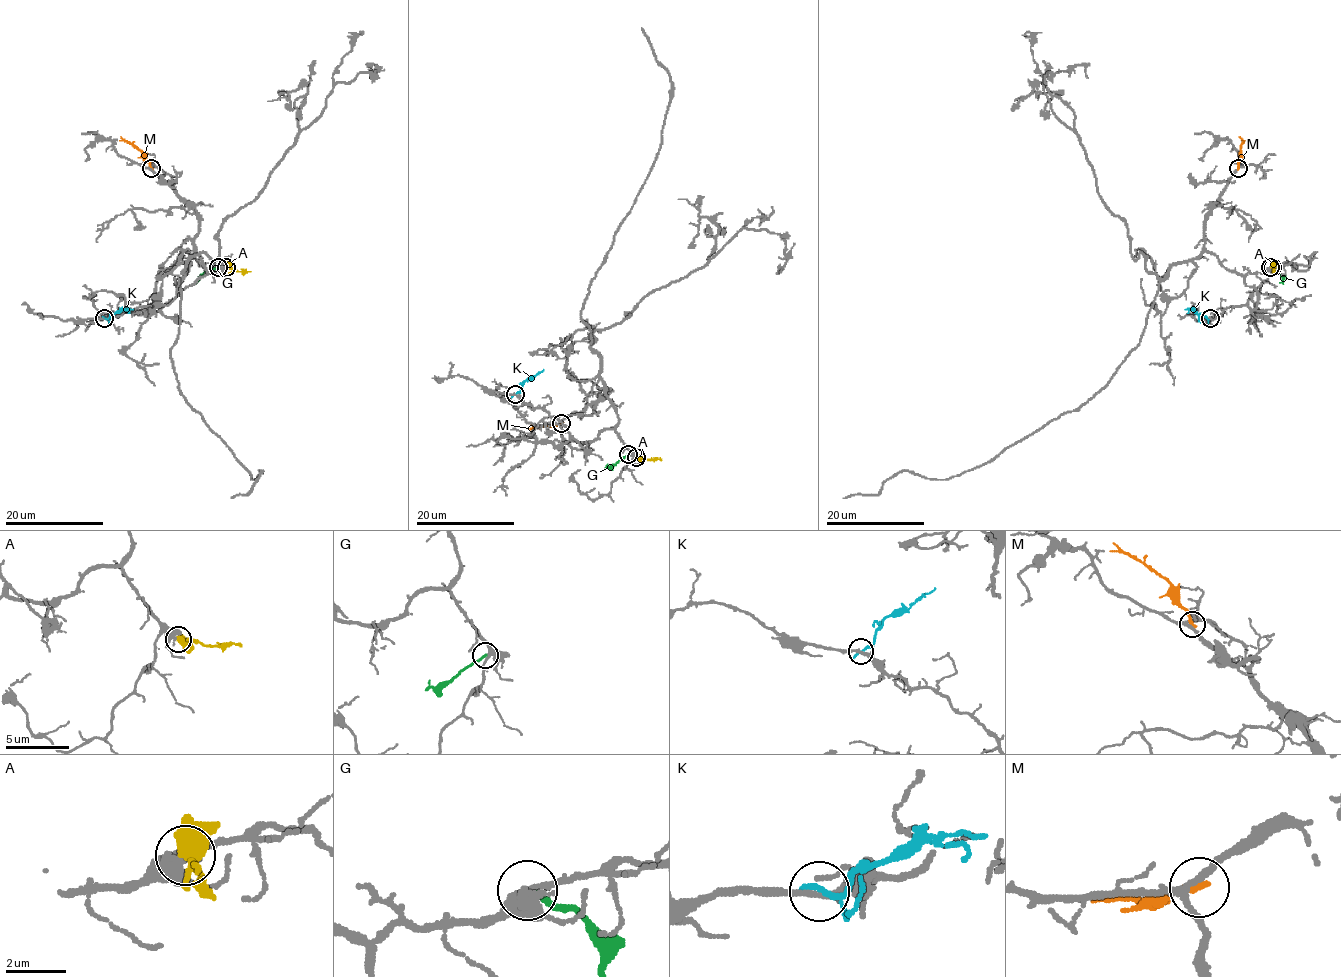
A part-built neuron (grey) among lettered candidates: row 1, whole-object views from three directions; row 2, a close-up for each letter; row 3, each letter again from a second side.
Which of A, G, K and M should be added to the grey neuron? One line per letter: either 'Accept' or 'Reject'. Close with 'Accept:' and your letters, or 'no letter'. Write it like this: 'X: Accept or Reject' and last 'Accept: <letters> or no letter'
A: Accept
G: Reject
K: Reject
M: Reject
Accept: A

